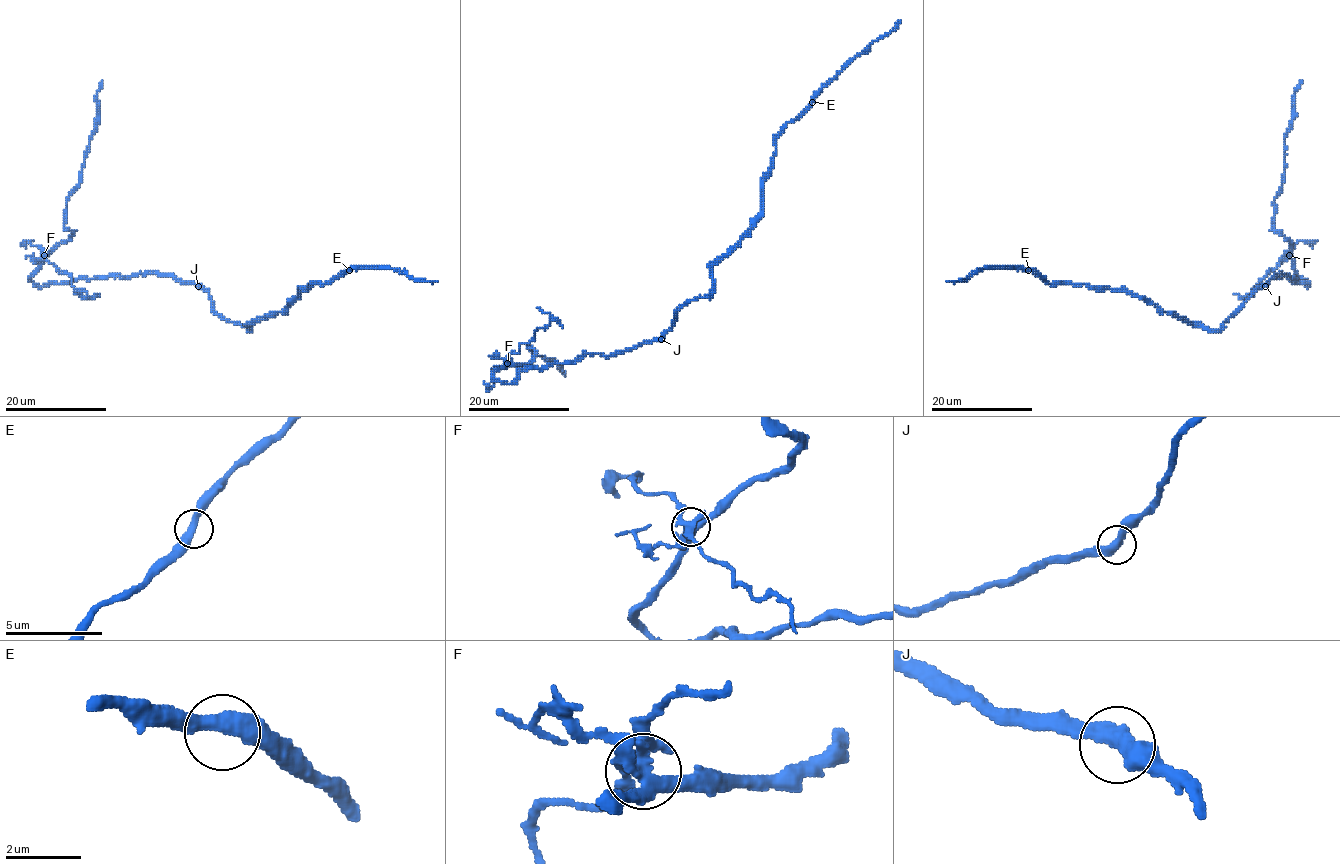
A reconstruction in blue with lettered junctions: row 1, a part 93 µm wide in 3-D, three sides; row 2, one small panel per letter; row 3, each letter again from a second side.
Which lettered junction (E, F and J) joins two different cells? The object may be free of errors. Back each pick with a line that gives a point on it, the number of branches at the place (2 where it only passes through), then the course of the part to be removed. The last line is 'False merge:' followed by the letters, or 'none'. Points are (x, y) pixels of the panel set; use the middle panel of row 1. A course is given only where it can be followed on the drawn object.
F: place (507, 363); branches 6; course (507, 363), (521, 344), (530, 341), (539, 327), (552, 320), (536, 308)
False merge: F

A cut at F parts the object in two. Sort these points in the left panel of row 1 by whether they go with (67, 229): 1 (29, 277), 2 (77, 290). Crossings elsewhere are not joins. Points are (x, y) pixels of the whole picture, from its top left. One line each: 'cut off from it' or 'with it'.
1: with it
2: cut off from it

